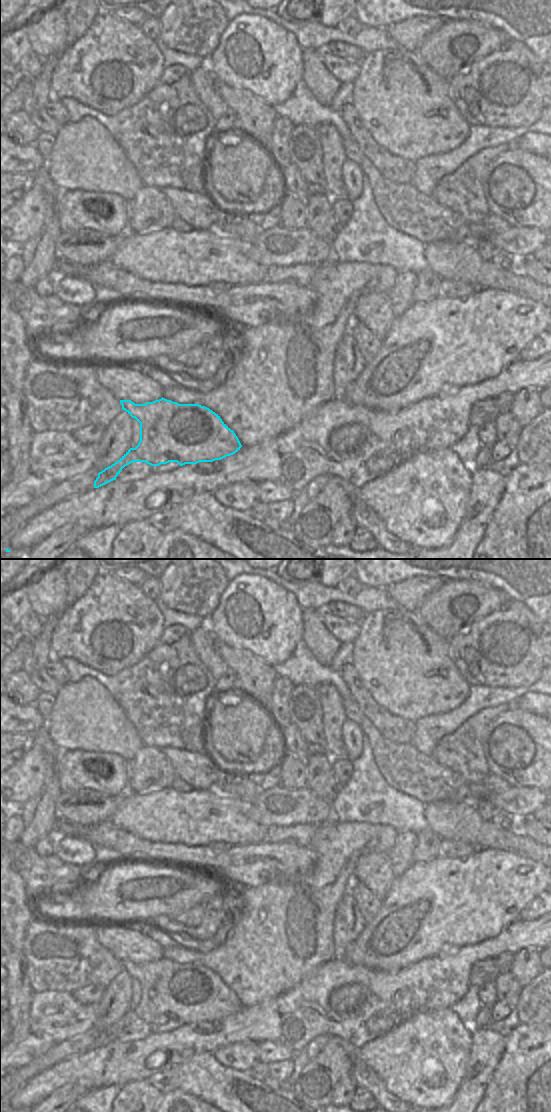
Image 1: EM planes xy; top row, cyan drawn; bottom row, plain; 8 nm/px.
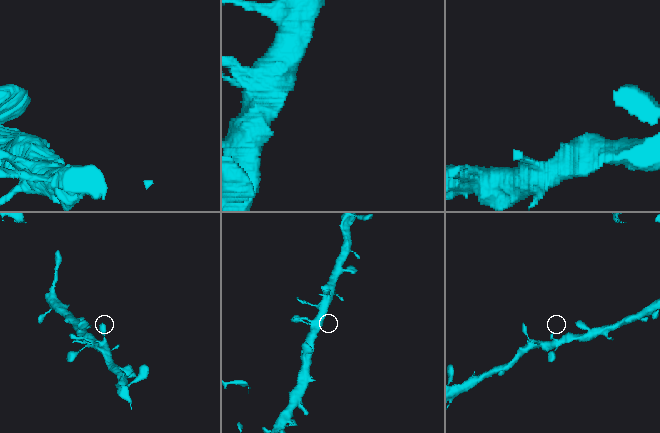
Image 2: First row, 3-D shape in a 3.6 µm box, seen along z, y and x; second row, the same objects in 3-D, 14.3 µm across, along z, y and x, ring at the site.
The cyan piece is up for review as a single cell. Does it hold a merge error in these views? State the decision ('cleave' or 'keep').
keep

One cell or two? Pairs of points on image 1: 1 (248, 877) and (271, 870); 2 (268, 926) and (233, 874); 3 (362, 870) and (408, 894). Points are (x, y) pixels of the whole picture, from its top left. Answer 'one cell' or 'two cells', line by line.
1: one cell
2: two cells
3: two cells

